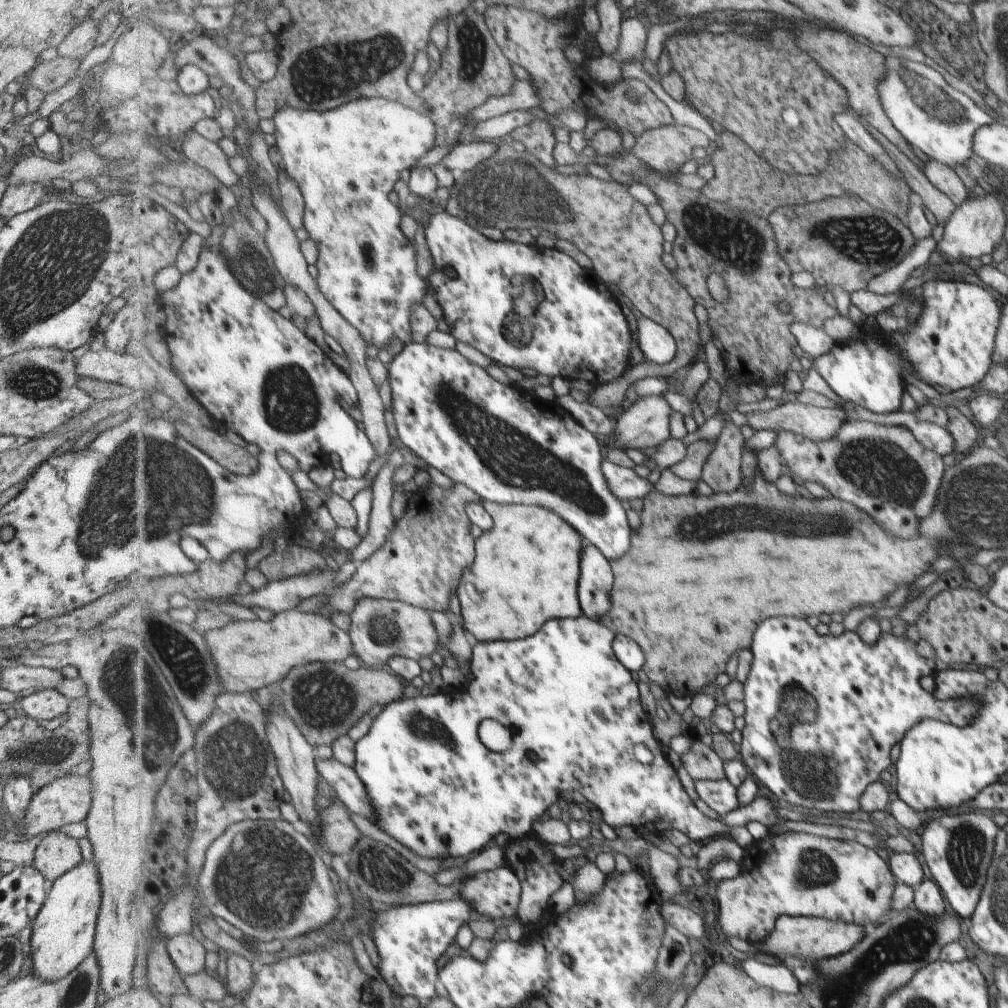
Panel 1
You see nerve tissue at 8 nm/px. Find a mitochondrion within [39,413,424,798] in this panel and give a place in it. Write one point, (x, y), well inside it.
(141, 478)

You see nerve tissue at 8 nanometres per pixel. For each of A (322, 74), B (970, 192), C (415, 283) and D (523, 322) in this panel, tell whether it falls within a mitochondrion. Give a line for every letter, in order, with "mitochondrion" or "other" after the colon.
A: mitochondrion
B: other
C: other
D: mitochondrion

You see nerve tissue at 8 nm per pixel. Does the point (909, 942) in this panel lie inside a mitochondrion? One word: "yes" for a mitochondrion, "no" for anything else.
yes

